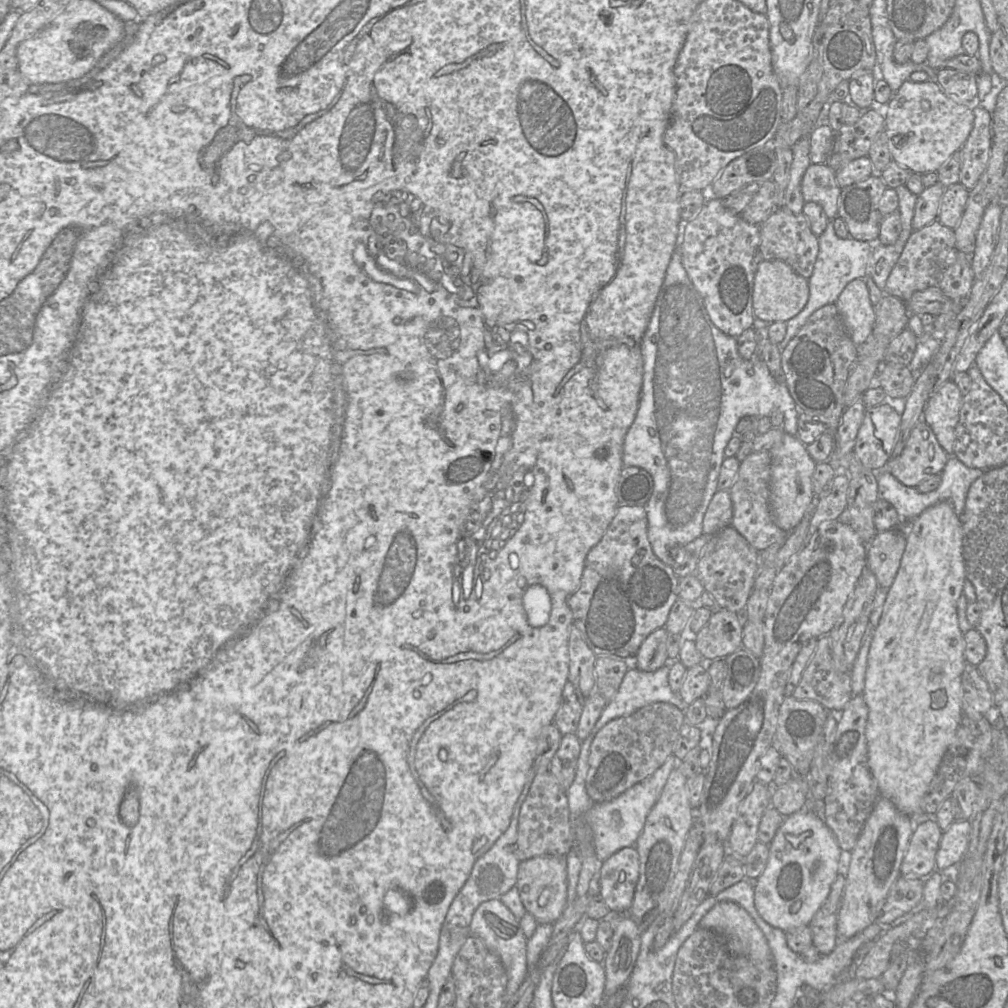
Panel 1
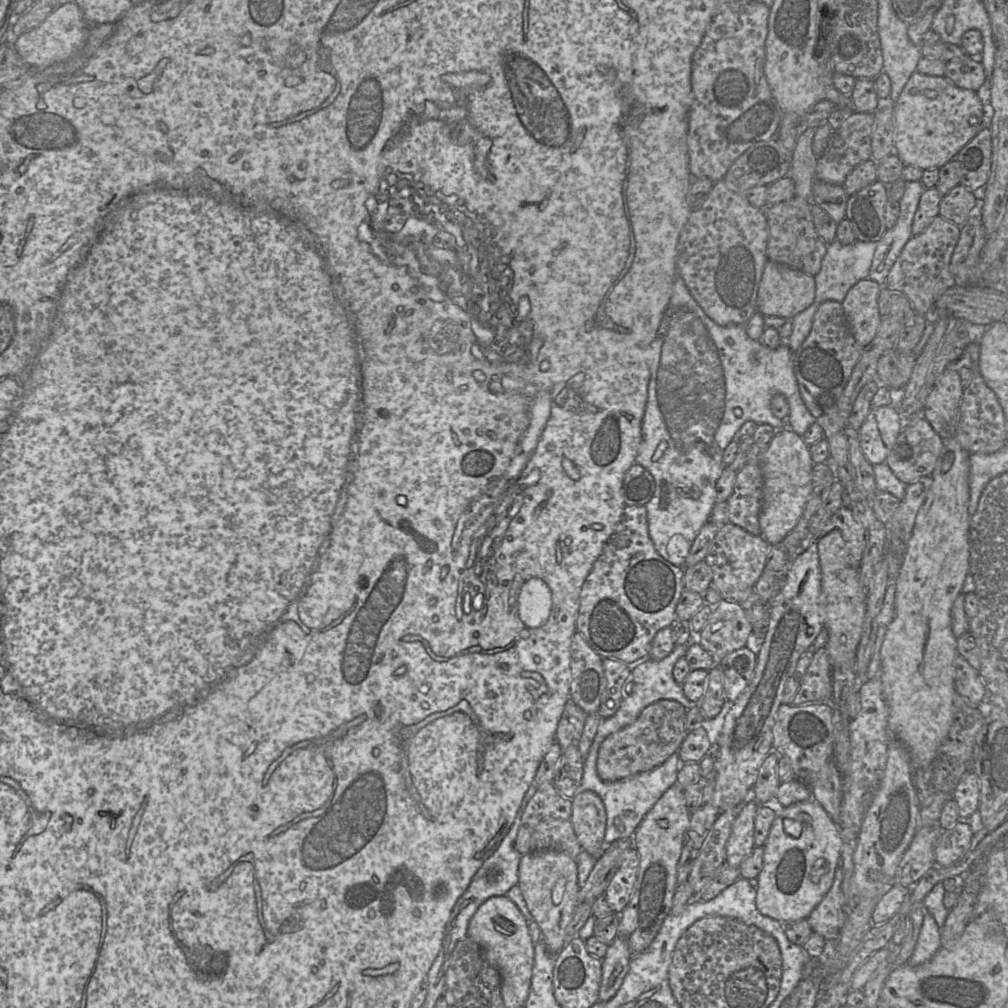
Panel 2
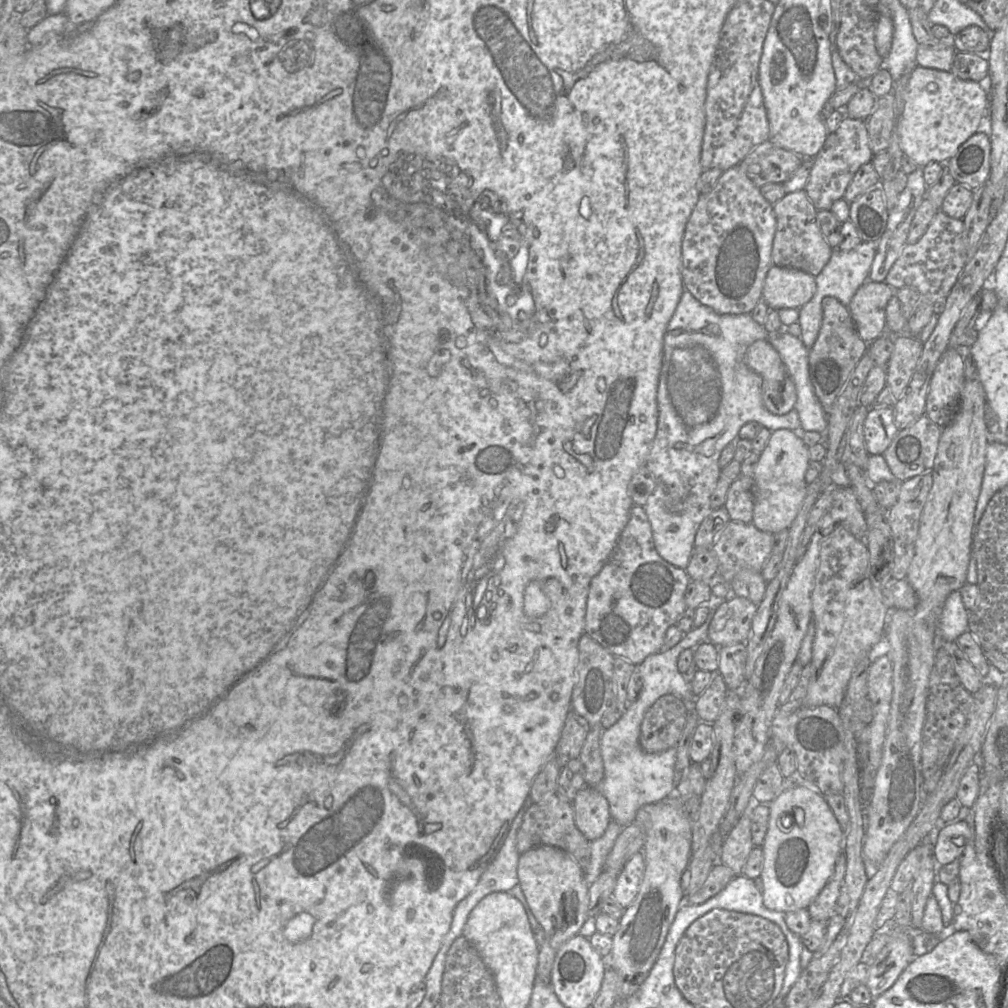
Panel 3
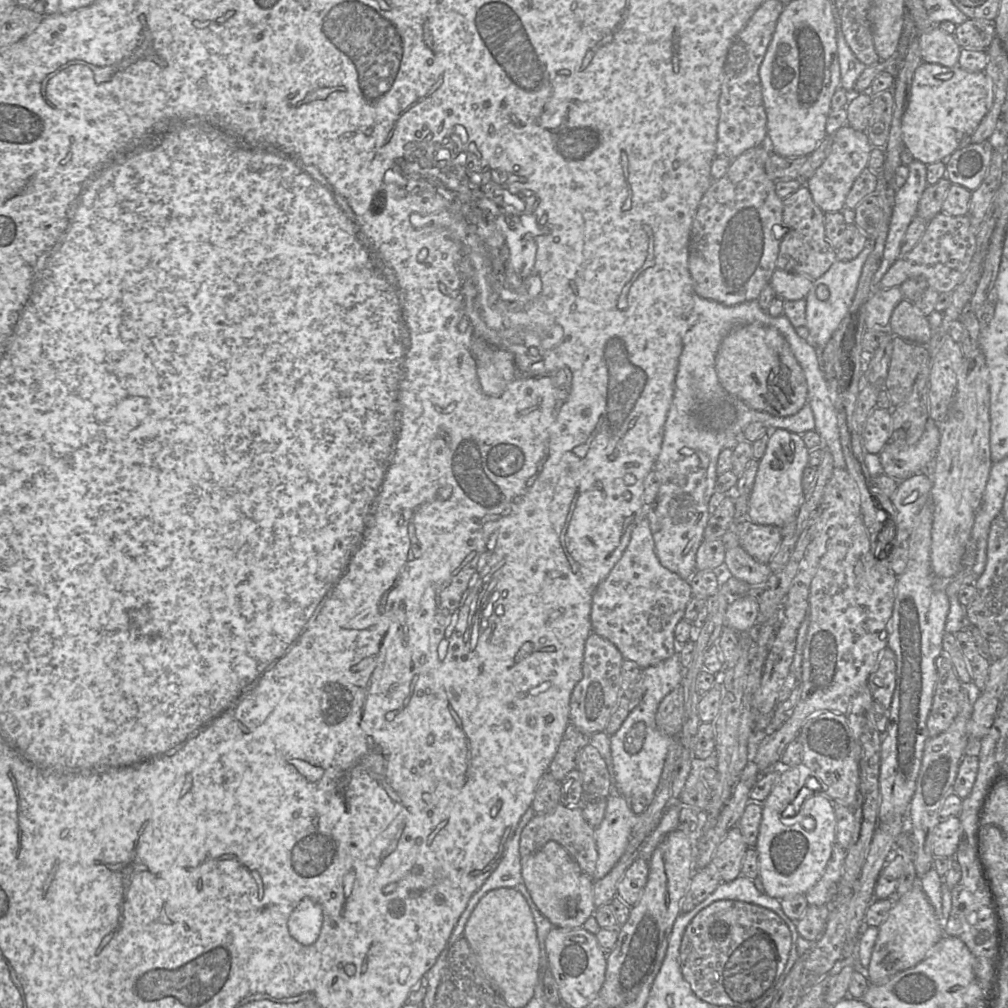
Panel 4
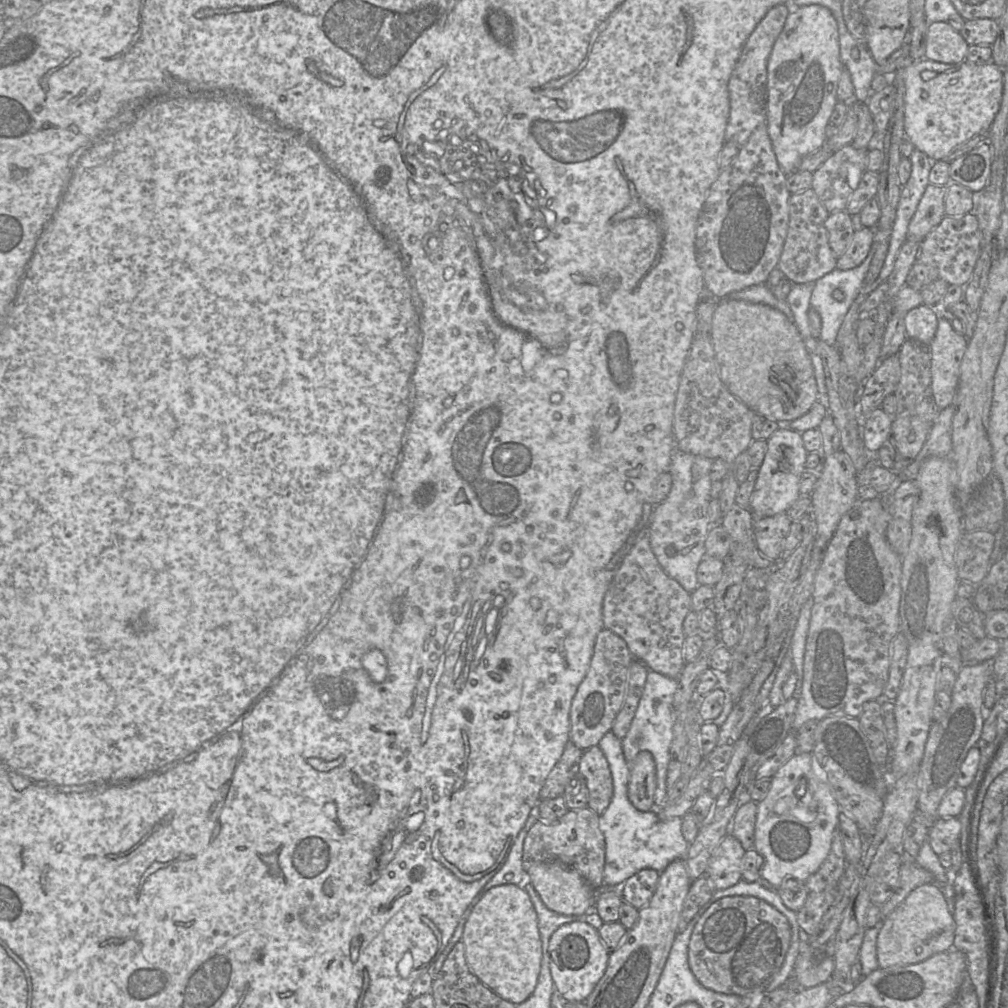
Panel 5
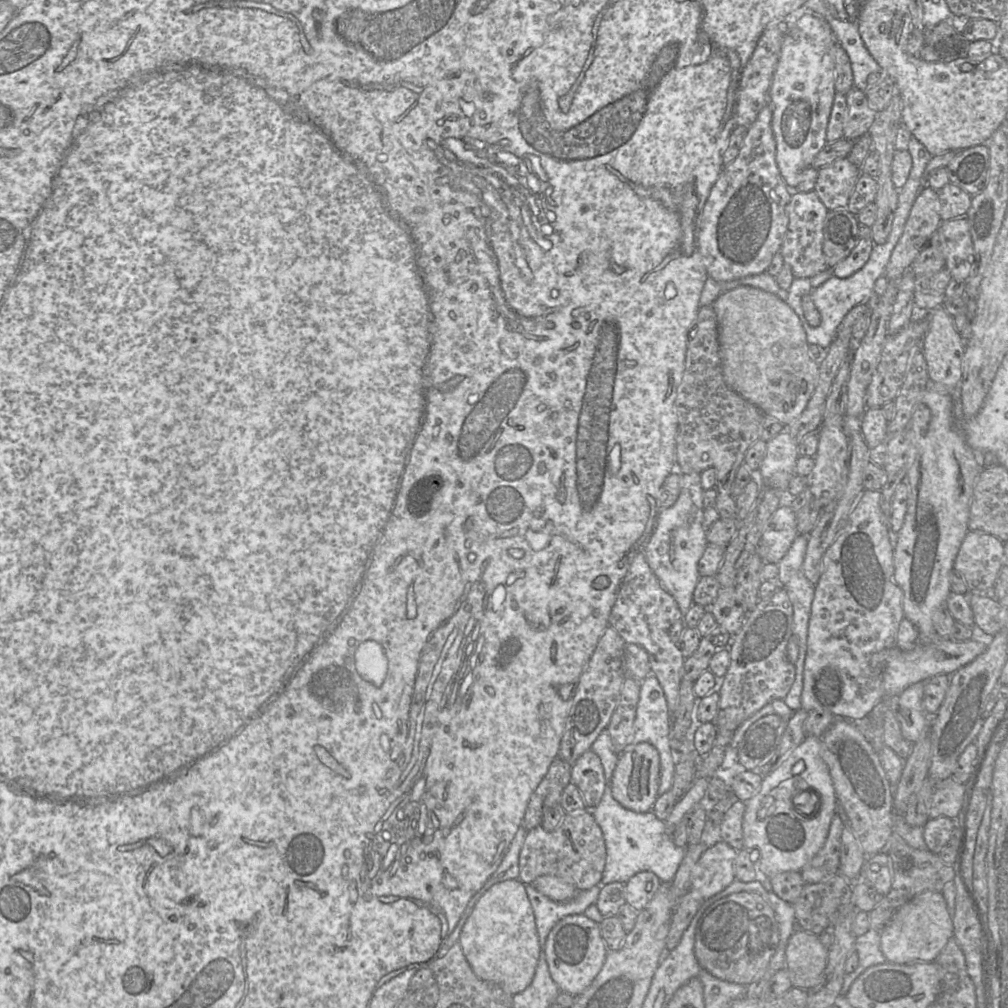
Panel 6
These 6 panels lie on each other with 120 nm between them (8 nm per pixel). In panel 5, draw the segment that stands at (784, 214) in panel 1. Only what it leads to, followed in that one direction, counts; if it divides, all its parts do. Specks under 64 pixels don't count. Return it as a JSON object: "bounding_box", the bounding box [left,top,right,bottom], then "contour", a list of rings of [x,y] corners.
{"bounding_box":[778,187,837,284],"contour":[[[810,187],[790,195],[789,225],[778,269],[793,284],[812,283],[836,269],[837,259],[828,243],[825,221],[830,214]]]}

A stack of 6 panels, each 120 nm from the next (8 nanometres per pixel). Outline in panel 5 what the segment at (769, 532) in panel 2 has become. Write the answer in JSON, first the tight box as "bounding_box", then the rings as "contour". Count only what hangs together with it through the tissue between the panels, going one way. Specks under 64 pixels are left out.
{"bounding_box":[749,425,807,519],"contour":[[[780,425],[768,438],[766,455],[758,470],[754,490],[750,497],[749,510],[755,519],[786,512],[801,496],[800,478],[805,471],[807,455],[802,434],[787,425]]]}

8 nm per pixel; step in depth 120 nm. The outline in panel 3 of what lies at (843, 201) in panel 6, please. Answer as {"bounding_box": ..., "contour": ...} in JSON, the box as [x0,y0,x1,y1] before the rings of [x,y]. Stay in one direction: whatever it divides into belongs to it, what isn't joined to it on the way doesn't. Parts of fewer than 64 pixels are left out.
{"bounding_box":[804,116,873,210],"contour":[[[845,116],[838,128],[834,132],[828,134],[822,149],[812,160],[810,175],[804,190],[814,207],[817,210],[830,210],[835,201],[844,198],[845,191],[855,173],[862,165],[871,162],[873,155],[869,146],[866,121]]]}

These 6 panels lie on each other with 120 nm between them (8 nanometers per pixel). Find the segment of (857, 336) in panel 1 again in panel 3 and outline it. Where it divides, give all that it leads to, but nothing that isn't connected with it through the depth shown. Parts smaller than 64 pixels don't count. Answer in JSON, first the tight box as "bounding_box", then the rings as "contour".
{"bounding_box":[848,281,895,343],"contour":[[[866,281],[853,296],[848,310],[856,330],[866,343],[871,343],[885,332],[886,306],[895,289],[885,282]]]}

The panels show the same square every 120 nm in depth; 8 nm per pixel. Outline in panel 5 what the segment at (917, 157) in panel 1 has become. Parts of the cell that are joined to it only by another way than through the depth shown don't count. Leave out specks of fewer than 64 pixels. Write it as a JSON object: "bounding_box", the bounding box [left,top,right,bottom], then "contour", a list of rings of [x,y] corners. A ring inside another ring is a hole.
{"bounding_box":[904,58,1003,161],"contour":[[[927,58],[916,60],[904,69],[904,133],[914,147],[925,153],[933,161],[939,161],[957,146],[979,134],[987,134],[1001,103],[1003,93],[1002,69],[992,61],[975,64],[968,61],[961,63],[941,63]],[[925,70],[936,72],[936,76],[924,81],[921,73]]]}

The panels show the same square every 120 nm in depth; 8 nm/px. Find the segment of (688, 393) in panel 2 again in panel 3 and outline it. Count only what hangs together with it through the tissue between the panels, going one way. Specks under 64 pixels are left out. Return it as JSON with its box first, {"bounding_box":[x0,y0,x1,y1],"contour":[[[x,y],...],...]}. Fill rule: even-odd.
{"bounding_box":[643,290,828,570],"contour":[[[684,290],[679,303],[675,309],[675,312],[669,321],[666,332],[664,334],[663,341],[663,359],[662,367],[659,375],[659,383],[657,390],[657,404],[658,404],[658,425],[655,439],[653,441],[649,456],[646,461],[646,466],[649,468],[653,475],[655,482],[655,489],[652,495],[647,500],[645,506],[643,506],[645,513],[652,529],[652,537],[654,540],[654,546],[657,553],[662,559],[670,563],[671,565],[686,570],[689,560],[694,551],[694,541],[698,528],[700,527],[702,521],[710,514],[712,511],[710,505],[710,497],[716,487],[717,481],[720,476],[722,468],[719,466],[719,458],[723,449],[729,444],[734,443],[739,438],[739,431],[743,425],[748,422],[756,421],[760,423],[763,427],[768,428],[771,432],[778,429],[789,429],[792,431],[806,432],[806,431],[816,431],[823,435],[825,442],[825,434],[828,429],[828,417],[821,403],[819,402],[817,396],[815,395],[814,388],[810,379],[809,373],[809,349],[805,346],[801,338],[795,337],[790,334],[787,330],[778,330],[774,332],[768,332],[763,325],[758,324],[750,314],[718,314],[713,309],[700,303],[688,290]],[[757,340],[768,341],[779,353],[782,362],[784,363],[787,371],[793,380],[796,391],[797,400],[794,409],[785,415],[772,414],[767,410],[762,399],[762,378],[756,372],[751,370],[745,361],[745,354],[748,347]],[[707,439],[714,439],[715,441],[715,452],[712,456],[706,457],[701,453],[695,451],[689,451],[686,448],[676,448],[677,443],[689,444],[693,447],[700,445]]]}

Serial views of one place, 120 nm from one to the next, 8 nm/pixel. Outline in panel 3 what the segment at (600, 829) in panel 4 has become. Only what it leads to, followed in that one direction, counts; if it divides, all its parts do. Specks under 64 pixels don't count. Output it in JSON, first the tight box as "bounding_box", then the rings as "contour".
{"bounding_box":[585,820,623,884],"contour":[[[610,820],[604,834],[590,842],[590,863],[585,870],[585,880],[592,884],[603,872],[608,854],[623,827]]]}

